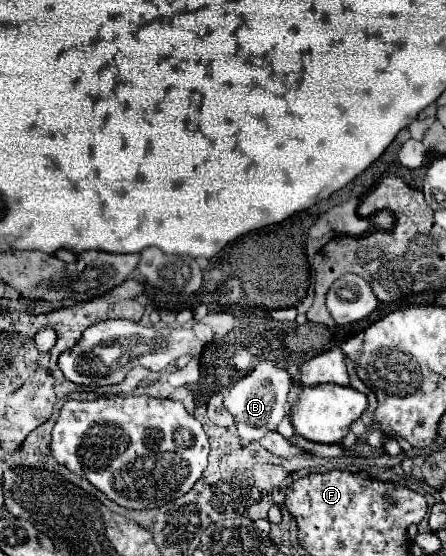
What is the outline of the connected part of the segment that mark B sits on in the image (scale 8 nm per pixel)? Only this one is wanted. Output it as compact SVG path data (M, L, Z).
M261 361L247 377L239 379L231 387L221 389L217 394L223 397L224 408L235 417L235 427L239 437L245 443L257 443L269 431L275 431L281 419L285 417L289 389L291 389L289 373L271 361Z

